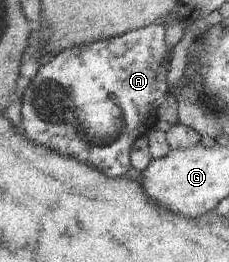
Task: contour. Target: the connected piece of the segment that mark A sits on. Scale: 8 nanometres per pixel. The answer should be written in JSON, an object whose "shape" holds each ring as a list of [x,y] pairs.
{"shape":[[[159,22],[152,23],[128,34],[101,40],[89,45],[80,45],[55,55],[55,58],[43,65],[36,78],[30,83],[22,96],[22,127],[28,139],[52,147],[66,156],[75,156],[83,163],[94,165],[105,175],[112,178],[125,177],[133,168],[131,152],[141,136],[147,136],[156,124],[156,113],[160,105],[167,101],[168,95],[180,97],[182,89],[192,81],[201,81],[200,59],[206,53],[206,26],[200,26],[198,34],[190,45],[188,67],[182,81],[172,85],[168,75],[173,65],[174,49],[166,45],[165,27]]]}

